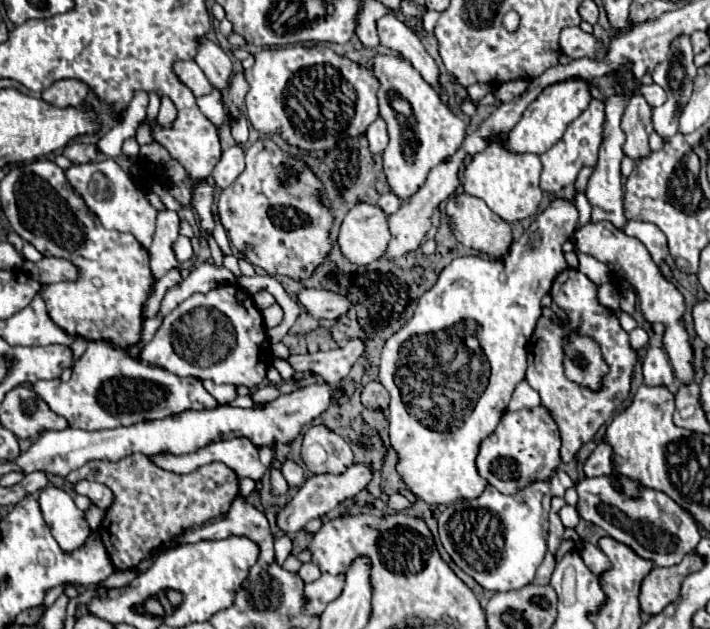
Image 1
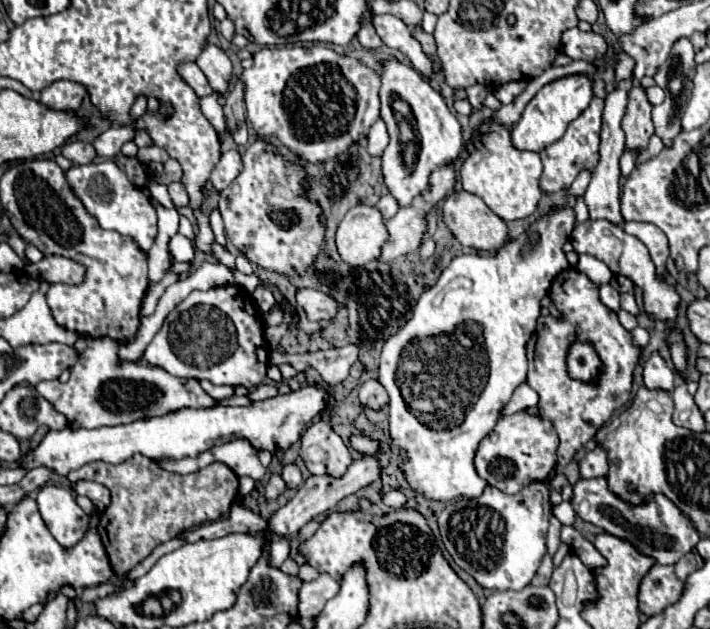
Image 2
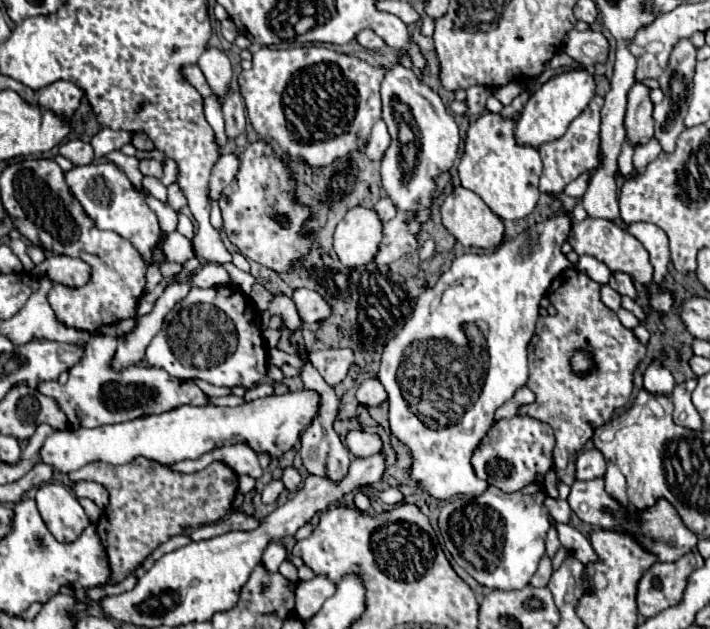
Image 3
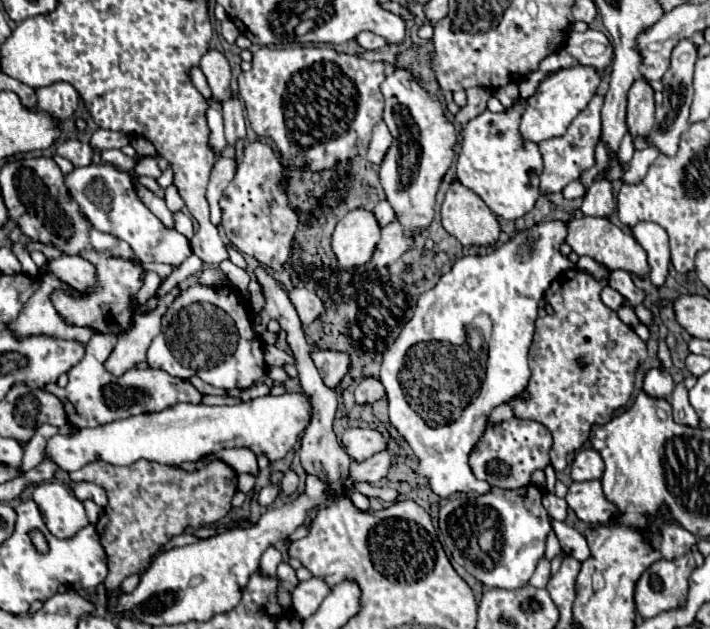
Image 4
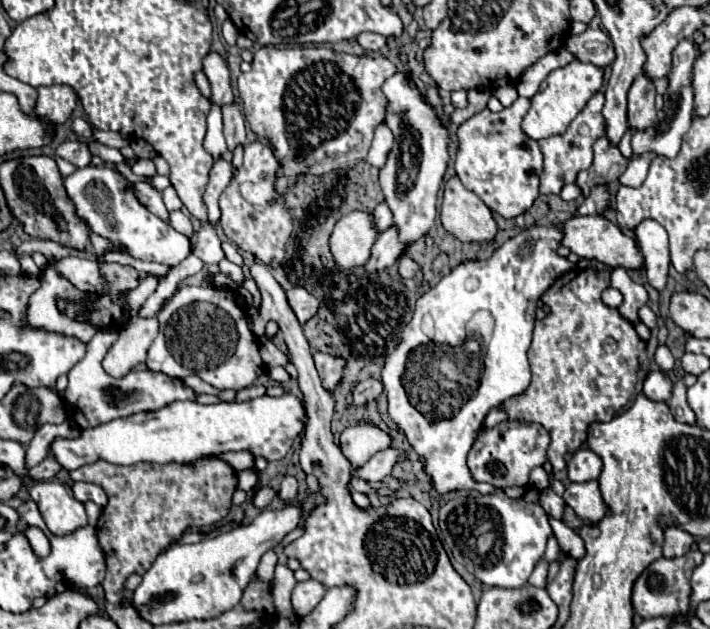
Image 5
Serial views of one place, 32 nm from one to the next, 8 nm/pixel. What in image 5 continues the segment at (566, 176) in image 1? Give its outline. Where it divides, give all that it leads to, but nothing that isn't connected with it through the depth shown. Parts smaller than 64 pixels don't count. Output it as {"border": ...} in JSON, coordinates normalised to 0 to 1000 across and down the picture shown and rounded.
{"border":[[[839,146],[825,172],[803,194],[800,207],[789,216],[775,216],[763,226],[758,226],[763,245],[766,245],[766,273],[761,277],[761,308],[789,308],[792,296],[811,286],[814,273],[828,270],[834,264],[834,232],[837,226],[851,213],[851,194],[848,194],[848,169],[851,169],[851,149]]]}

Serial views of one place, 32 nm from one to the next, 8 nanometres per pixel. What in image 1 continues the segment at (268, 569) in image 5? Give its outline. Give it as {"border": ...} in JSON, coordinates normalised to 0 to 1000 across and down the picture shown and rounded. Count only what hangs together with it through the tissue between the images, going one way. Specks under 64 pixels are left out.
{"border":[[[389,849],[386,874],[389,874],[389,887],[392,887],[392,893],[400,893],[400,890],[406,887],[406,881],[411,878],[411,859],[408,859],[403,849]]]}

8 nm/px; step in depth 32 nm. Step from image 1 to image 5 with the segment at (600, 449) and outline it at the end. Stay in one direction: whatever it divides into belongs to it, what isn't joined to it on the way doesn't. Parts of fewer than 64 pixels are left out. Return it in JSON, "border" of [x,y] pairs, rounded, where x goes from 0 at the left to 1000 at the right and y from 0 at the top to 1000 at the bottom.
{"border":[[[831,712],[814,715],[800,734],[800,760],[806,766],[828,766],[842,763],[848,750],[848,728],[837,722]]]}

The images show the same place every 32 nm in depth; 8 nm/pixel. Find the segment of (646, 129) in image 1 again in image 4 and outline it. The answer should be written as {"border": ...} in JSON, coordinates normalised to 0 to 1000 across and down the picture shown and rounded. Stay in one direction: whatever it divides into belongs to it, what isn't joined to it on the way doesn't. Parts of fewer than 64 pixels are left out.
{"border":[[[896,127],[885,146],[882,197],[890,219],[915,216],[921,200],[921,143],[910,127]]]}

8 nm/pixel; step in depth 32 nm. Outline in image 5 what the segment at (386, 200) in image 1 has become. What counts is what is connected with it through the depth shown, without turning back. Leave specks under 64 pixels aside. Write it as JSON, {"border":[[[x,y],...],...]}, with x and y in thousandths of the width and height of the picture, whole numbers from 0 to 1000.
{"border":[[[544,321],[532,324],[532,328],[530,328],[530,334],[527,334],[524,340],[527,340],[527,353],[530,353],[530,359],[532,359],[532,366],[535,366],[535,369],[538,369],[538,366],[544,366],[544,359],[549,359],[549,356],[552,356],[552,334],[546,331],[546,324],[544,324]]]}

